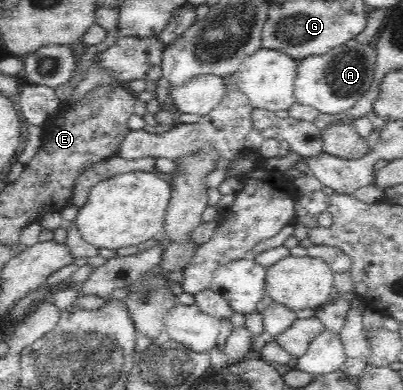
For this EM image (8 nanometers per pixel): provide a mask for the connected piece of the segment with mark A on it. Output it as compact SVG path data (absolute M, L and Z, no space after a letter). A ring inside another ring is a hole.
M349 40L325 54L311 55L299 60L294 82L294 97L298 104L311 106L319 113L338 115L357 104L371 88L375 74L376 50L373 45Z

